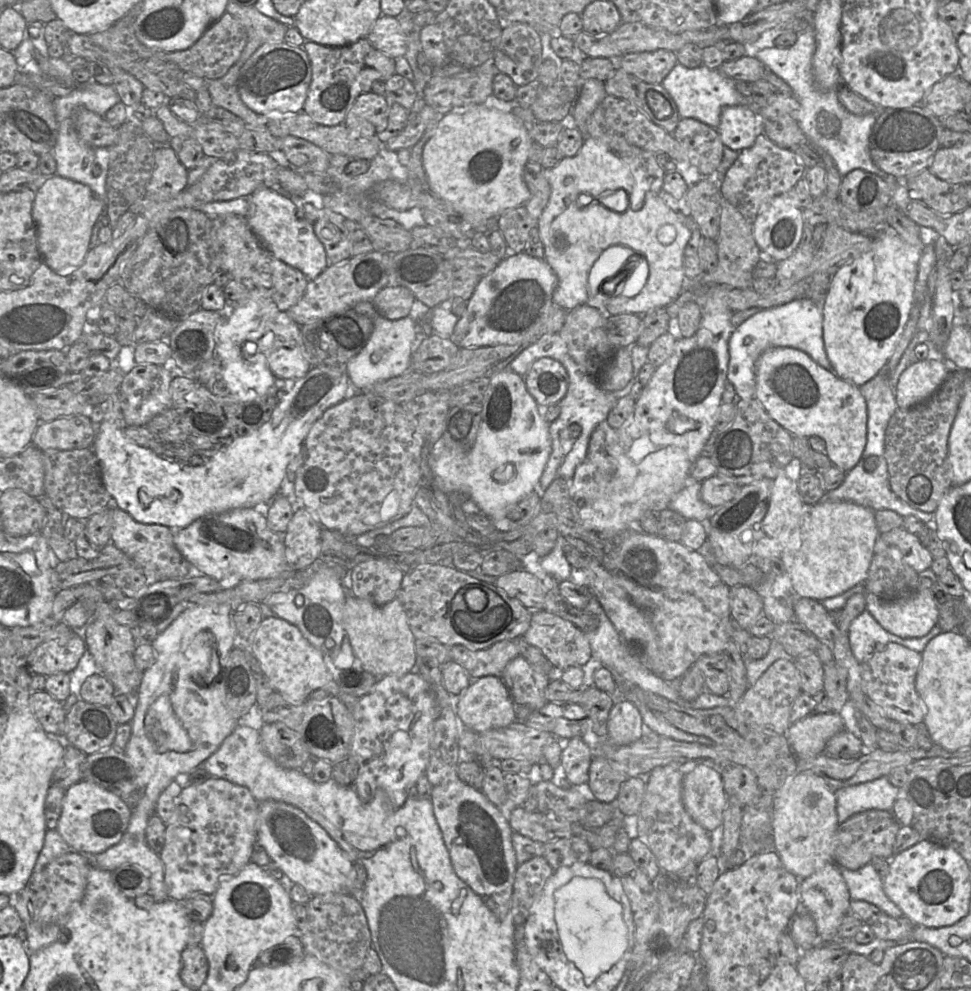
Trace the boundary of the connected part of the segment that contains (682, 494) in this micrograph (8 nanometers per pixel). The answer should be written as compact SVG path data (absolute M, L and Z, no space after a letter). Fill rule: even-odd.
M689 480L671 499L667 508L679 513L685 519L707 522L712 516L713 508L701 499L700 490L700 481Z

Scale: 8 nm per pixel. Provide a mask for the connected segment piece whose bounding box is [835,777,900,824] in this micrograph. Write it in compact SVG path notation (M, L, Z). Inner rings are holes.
M887 777L849 786L835 791L838 823L841 824L852 815L866 810L892 812L900 789L893 786Z

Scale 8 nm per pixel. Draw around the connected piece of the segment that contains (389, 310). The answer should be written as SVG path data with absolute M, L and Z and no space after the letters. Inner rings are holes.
M386 286L377 293L373 305L381 316L398 320L410 314L415 299L414 294L404 286Z

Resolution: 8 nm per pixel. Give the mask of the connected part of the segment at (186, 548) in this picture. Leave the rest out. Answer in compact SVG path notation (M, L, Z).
M266 506L235 508L203 516L187 527L176 530L174 544L190 564L218 582L227 577L241 580L278 577L289 567L283 540L269 528L263 514Z

